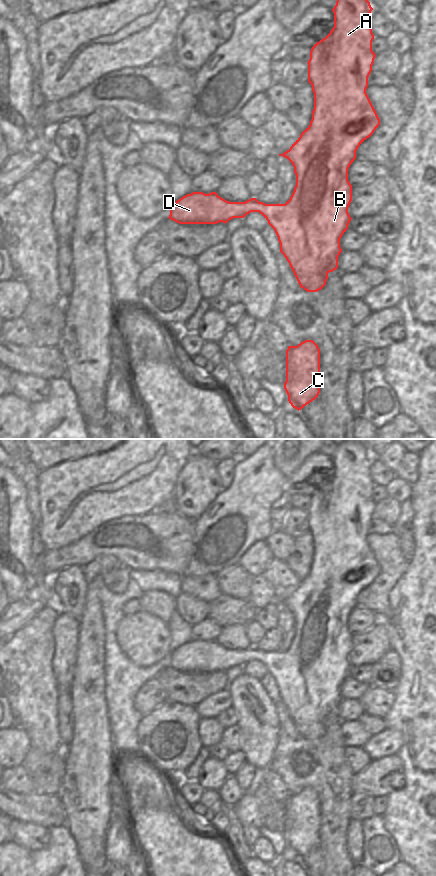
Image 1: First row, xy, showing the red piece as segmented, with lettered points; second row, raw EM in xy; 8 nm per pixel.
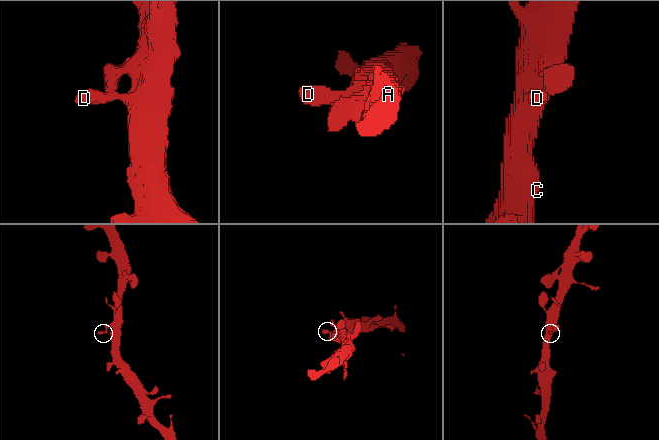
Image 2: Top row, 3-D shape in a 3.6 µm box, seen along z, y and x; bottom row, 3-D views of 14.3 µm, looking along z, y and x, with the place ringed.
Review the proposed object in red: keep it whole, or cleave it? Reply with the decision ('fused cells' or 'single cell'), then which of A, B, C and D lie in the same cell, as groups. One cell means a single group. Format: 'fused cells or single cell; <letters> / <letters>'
single cell; A B C D

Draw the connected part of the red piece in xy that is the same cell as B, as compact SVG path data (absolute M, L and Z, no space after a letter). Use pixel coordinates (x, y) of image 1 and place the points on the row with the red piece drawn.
M337 0L332 9L334 27L311 48L307 64L308 82L314 93L312 119L290 149L279 154L292 163L296 175L296 185L290 199L285 204L265 204L256 198L229 202L216 192L192 192L170 206L169 219L179 224L226 224L233 218L244 218L251 212L259 212L274 229L280 252L288 261L300 287L307 292L317 292L326 285L328 273L338 268L338 257L342 252L340 239L352 219L348 213L352 201L348 169L356 159L358 147L380 125L366 93L376 57L372 51L372 10L368 0Z

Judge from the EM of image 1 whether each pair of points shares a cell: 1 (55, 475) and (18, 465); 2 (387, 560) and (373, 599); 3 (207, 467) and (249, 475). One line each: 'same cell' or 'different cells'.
1: different cells
2: same cell
3: different cells

